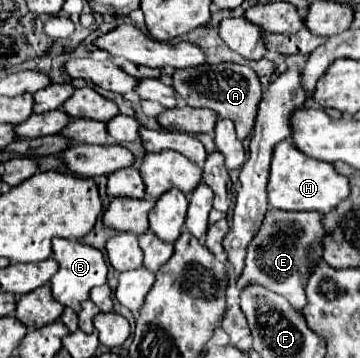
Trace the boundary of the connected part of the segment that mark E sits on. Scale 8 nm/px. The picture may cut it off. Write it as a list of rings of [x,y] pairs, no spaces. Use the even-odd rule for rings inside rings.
[[[275,208],[269,210],[259,234],[255,234],[251,246],[247,248],[245,268],[237,286],[243,288],[247,282],[261,282],[261,286],[283,294],[291,302],[291,306],[303,310],[303,302],[307,302],[303,286],[307,284],[307,274],[311,274],[315,260],[321,256],[323,250],[321,218],[323,216],[315,212],[285,212]]]

